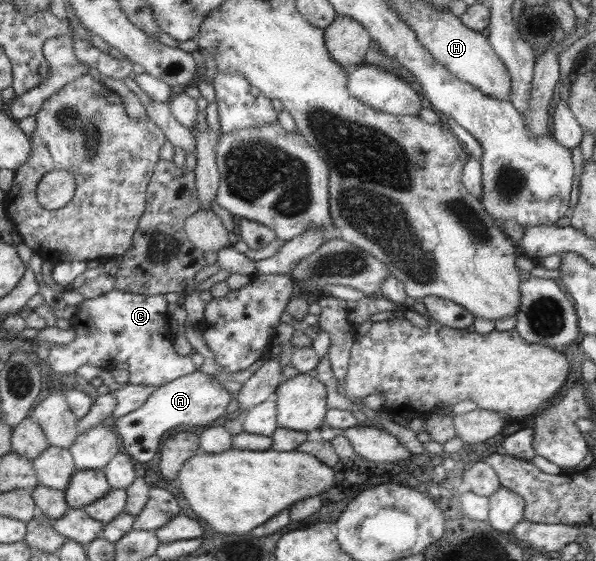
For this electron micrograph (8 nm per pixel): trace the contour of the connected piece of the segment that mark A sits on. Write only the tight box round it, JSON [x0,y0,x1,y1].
[113,369,232,463]

